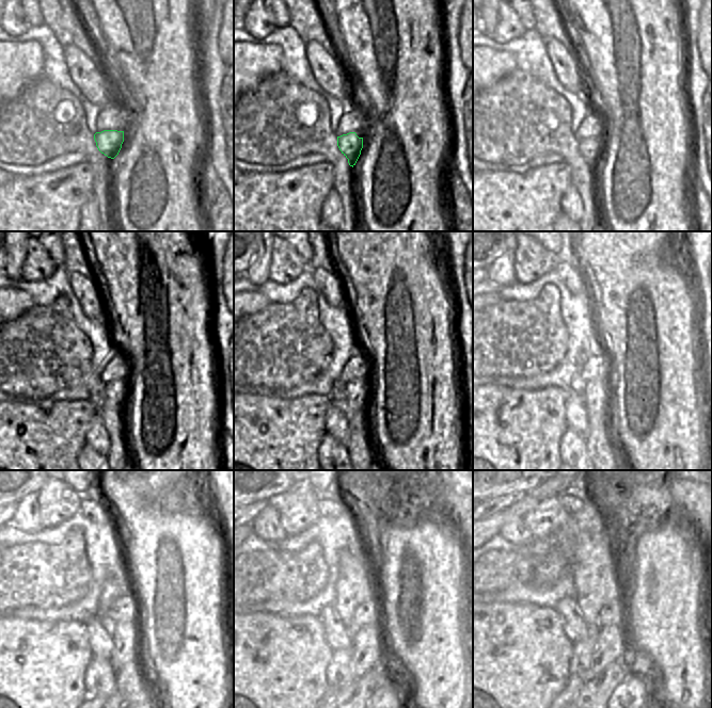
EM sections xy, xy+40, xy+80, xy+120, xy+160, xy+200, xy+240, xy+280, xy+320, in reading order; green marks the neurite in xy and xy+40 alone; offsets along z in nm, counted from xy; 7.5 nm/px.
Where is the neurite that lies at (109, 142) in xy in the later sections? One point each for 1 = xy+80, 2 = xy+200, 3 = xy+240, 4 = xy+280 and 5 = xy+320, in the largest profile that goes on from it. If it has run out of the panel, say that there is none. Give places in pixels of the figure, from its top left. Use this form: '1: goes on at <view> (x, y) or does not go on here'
1: goes on at xy+80 (592, 150)
2: goes on at xy+200 (599, 398)
3: goes on at xy+240 (127, 646)
4: goes on at xy+280 (368, 644)
5: goes on at xy+320 (613, 641)

